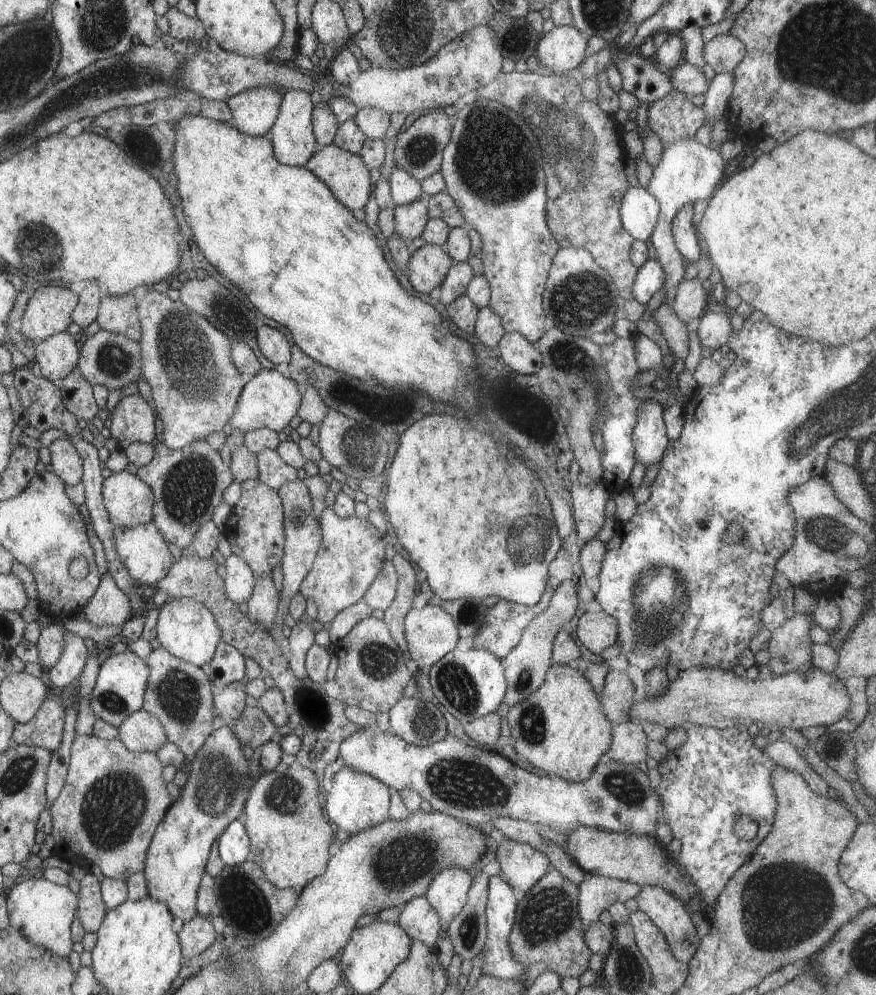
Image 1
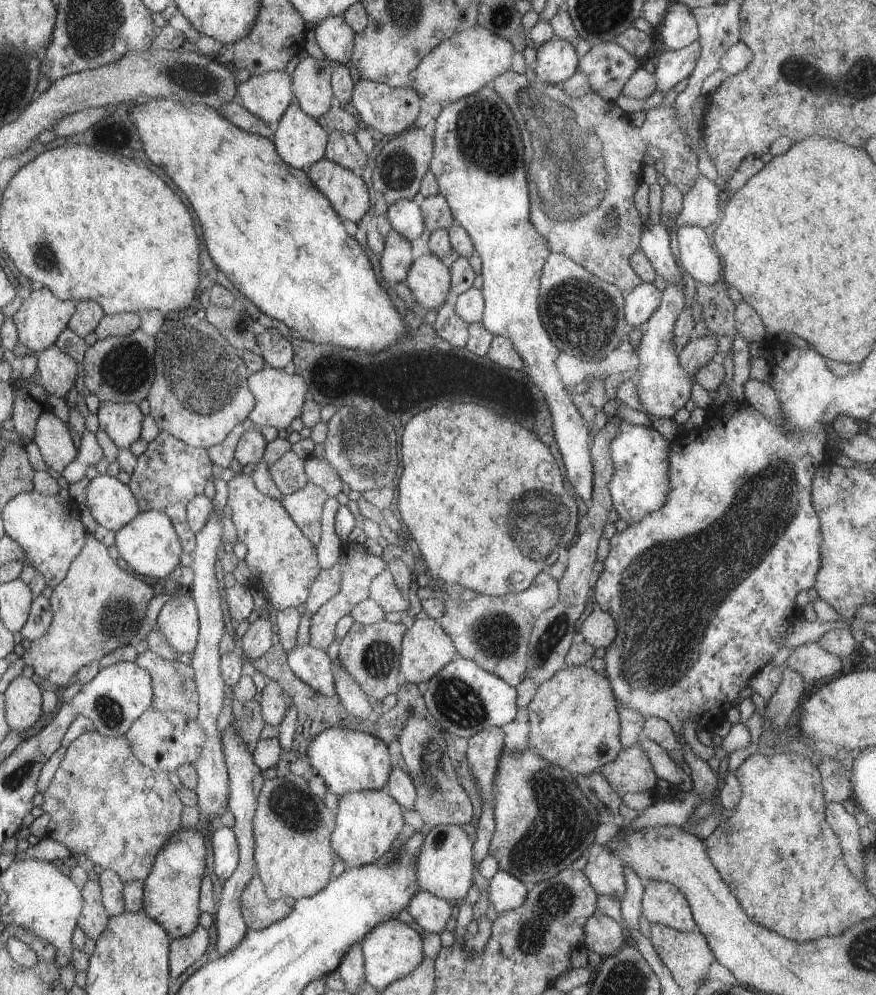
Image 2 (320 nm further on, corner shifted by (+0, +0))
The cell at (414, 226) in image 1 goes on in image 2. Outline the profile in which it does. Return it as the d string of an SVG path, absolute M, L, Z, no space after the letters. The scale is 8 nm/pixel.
M392 230L385 236L380 272L388 284L394 287L404 283L412 260L412 245L401 234Z

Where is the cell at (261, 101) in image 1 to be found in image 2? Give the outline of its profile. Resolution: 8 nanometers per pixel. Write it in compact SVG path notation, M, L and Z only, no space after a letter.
M270 71L261 75L250 76L246 82L238 82L237 100L248 112L261 118L266 124L278 122L290 108L292 91L290 90L290 76L288 72Z

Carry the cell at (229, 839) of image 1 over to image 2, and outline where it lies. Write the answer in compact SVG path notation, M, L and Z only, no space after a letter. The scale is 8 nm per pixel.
M217 825L211 831L209 839L214 850L214 874L224 884L239 864L238 838L233 828Z

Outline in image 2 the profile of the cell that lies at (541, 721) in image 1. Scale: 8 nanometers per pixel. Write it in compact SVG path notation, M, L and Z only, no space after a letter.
M584 665L567 666L540 684L528 706L530 748L550 764L572 775L590 775L613 762L622 750L620 718L606 676Z

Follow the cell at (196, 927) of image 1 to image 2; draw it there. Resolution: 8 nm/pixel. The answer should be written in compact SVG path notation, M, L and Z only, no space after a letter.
M202 926L188 937L176 938L171 944L171 974L178 978L188 970L192 964L202 958L212 939L212 931L204 930Z

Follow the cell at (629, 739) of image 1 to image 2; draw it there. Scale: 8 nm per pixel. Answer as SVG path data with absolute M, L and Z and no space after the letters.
M640 743L622 748L618 757L600 772L621 798L629 793L648 792L656 787L657 775Z

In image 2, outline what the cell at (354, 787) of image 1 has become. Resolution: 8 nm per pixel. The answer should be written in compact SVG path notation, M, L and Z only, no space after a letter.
M383 789L348 792L338 796L338 799L340 802L336 818L340 818L340 826L336 826L336 842L332 842L332 850L336 850L336 856L340 856L345 865L373 865L394 846L396 838L401 834L405 824L404 810Z

